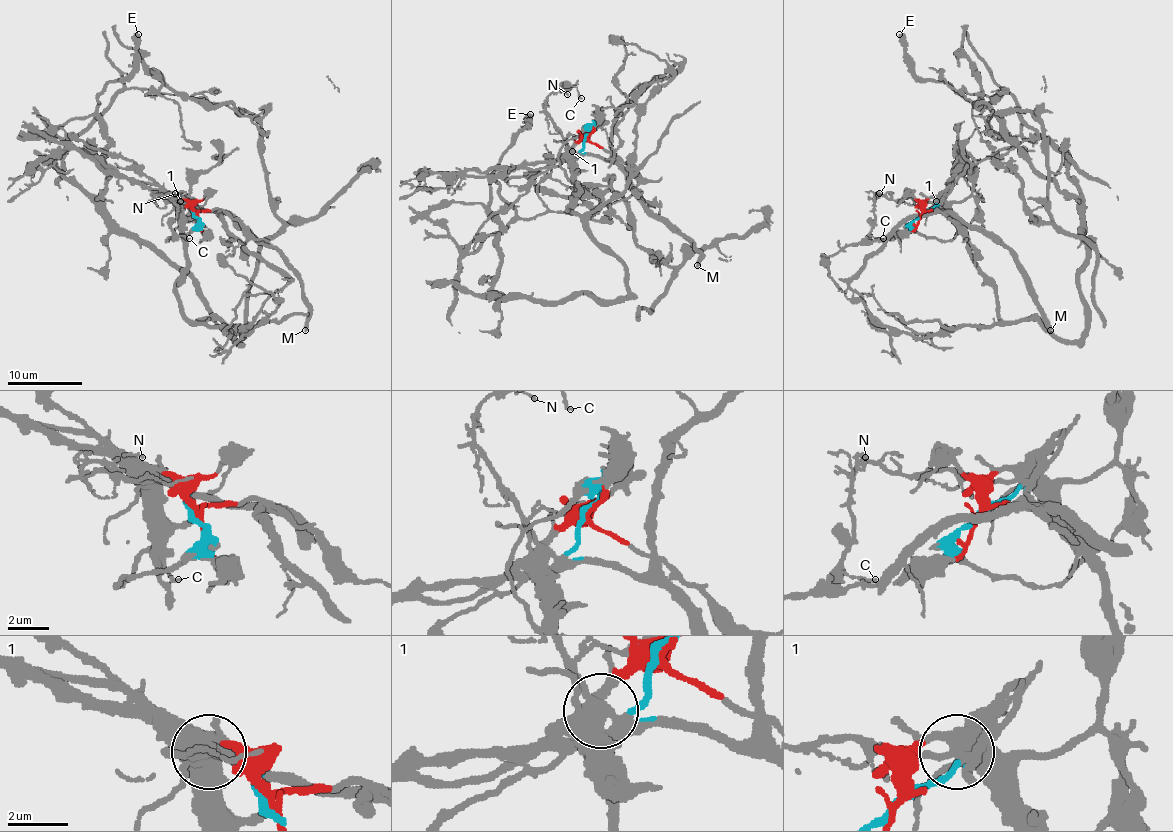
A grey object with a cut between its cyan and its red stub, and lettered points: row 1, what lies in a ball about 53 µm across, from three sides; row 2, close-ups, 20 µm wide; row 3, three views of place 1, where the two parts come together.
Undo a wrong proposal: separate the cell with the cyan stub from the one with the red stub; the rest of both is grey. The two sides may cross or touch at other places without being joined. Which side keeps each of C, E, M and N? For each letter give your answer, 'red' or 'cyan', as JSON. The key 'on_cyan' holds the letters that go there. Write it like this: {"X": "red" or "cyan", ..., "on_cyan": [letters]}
{"C": "cyan", "E": "red", "M": "cyan", "N": "cyan", "on_cyan": ["C", "M", "N"]}

